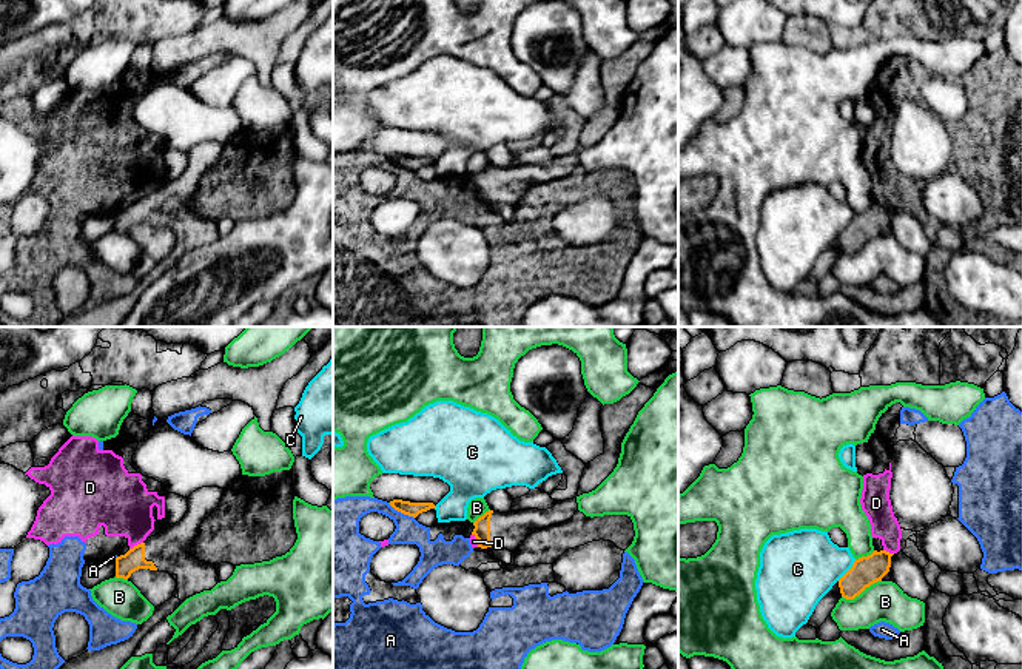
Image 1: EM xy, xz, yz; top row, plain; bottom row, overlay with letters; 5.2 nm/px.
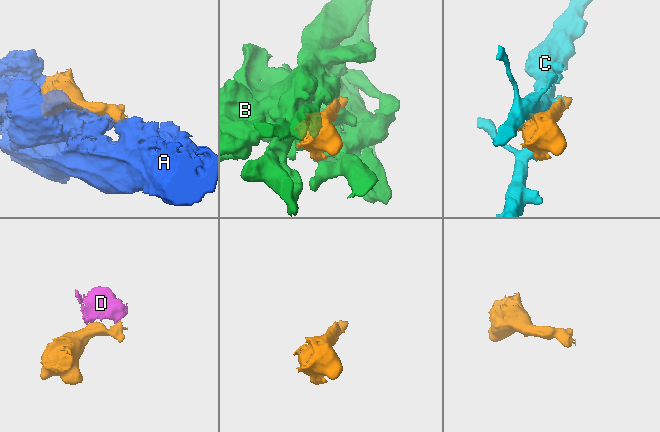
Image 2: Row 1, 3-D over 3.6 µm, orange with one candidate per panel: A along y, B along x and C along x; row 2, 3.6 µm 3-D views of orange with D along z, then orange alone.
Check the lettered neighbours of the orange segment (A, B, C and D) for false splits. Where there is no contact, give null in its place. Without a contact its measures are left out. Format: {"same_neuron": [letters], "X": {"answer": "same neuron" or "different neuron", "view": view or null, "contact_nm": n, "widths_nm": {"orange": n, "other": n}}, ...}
{"same_neuron": [], "A": {"answer": "different neuron", "view": "xz", "contact_nm": 150, "widths_nm": {"orange": 80, "other": 140}}, "B": {"answer": "different neuron", "view": "yz", "contact_nm": 220, "widths_nm": {"orange": 150, "other": 200}}, "C": {"answer": "different neuron", "view": "yz", "contact_nm": 150, "widths_nm": {"orange": 150, "other": 380}}, "D": {"answer": "different neuron", "view": "xy", "contact_nm": 80, "widths_nm": {"orange": 110, "other": 320}}}

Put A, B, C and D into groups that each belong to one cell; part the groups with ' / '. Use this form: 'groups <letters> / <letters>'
groups A D / B / C

